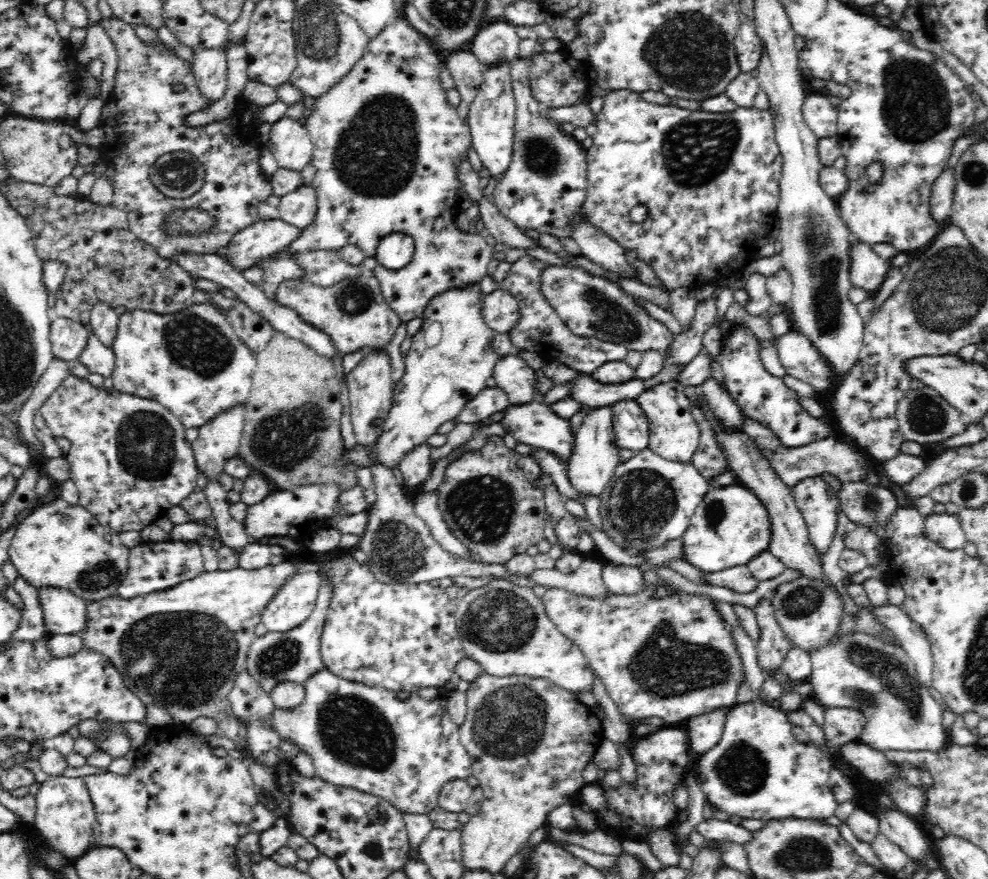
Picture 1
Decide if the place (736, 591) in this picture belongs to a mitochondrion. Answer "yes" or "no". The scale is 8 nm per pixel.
no

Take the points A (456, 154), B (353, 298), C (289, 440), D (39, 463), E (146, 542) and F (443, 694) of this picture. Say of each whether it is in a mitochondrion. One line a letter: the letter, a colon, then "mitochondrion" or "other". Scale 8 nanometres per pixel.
A: other
B: mitochondrion
C: mitochondrion
D: other
E: other
F: other

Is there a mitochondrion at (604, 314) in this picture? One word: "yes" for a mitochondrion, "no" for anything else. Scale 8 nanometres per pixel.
yes

